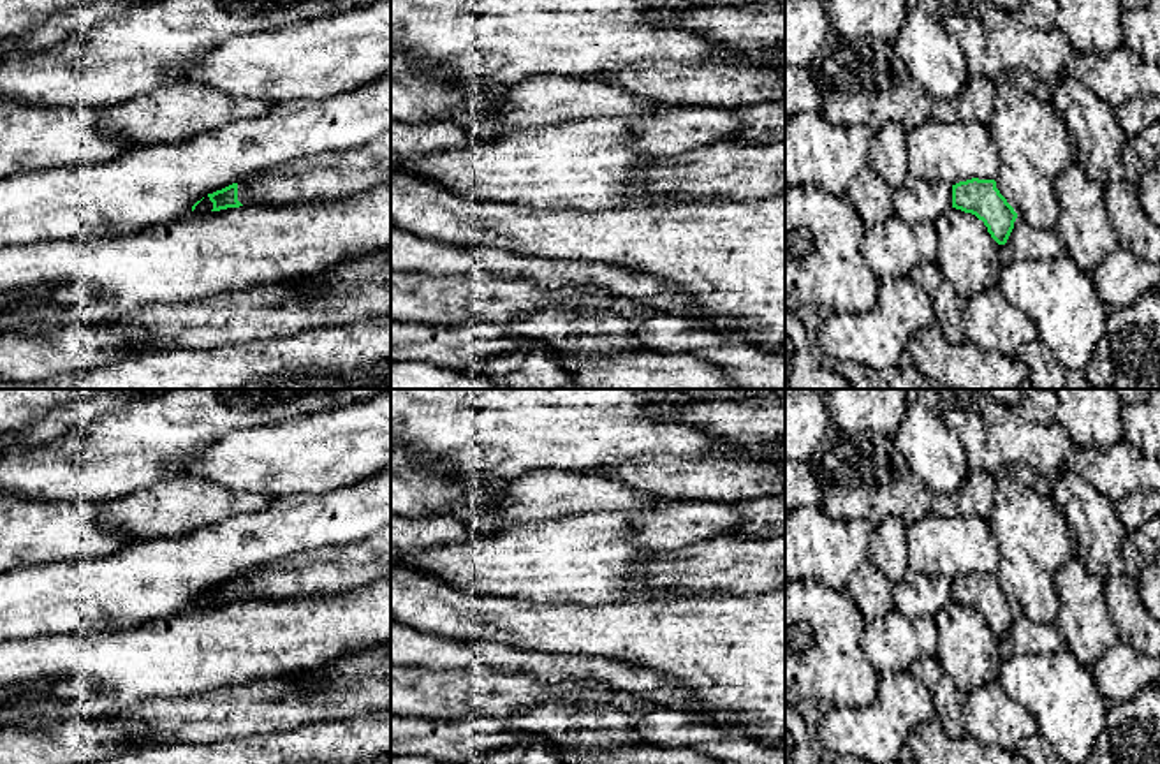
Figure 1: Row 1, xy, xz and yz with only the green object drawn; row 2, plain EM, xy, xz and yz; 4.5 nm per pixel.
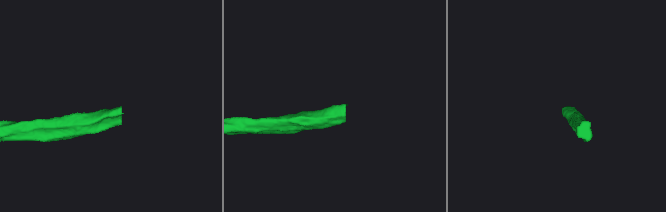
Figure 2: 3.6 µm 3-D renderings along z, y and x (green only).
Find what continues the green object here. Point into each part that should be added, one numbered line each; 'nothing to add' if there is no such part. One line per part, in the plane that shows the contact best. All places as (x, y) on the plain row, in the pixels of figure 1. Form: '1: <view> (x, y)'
1: xy (330, 571)

